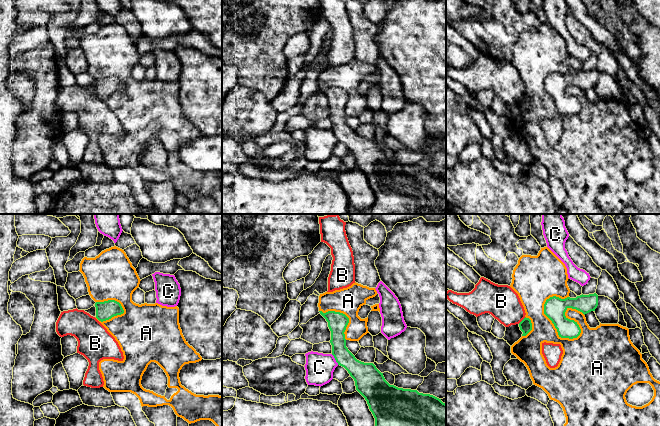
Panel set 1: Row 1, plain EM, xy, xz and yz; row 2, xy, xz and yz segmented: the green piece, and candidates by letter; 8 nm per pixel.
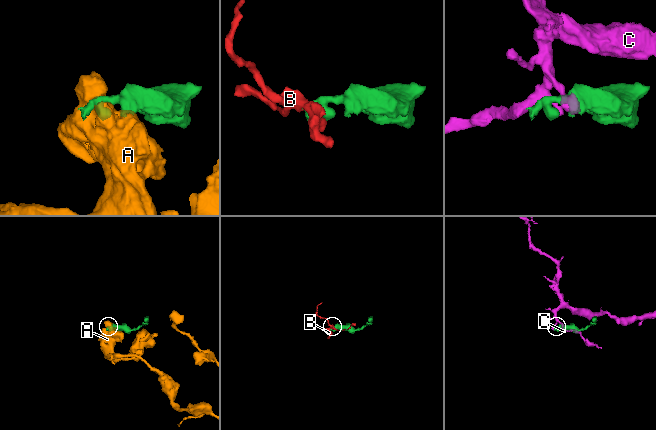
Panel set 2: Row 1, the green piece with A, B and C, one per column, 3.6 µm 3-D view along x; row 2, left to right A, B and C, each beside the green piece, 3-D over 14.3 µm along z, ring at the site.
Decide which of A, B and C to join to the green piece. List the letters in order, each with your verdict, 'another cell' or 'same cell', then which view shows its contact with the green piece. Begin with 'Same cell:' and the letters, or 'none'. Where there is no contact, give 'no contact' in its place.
Same cell: none
A: another cell | yz
B: another cell | yz
C: another cell | xz

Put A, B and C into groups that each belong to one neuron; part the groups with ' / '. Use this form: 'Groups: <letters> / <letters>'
Groups: A / B / C

